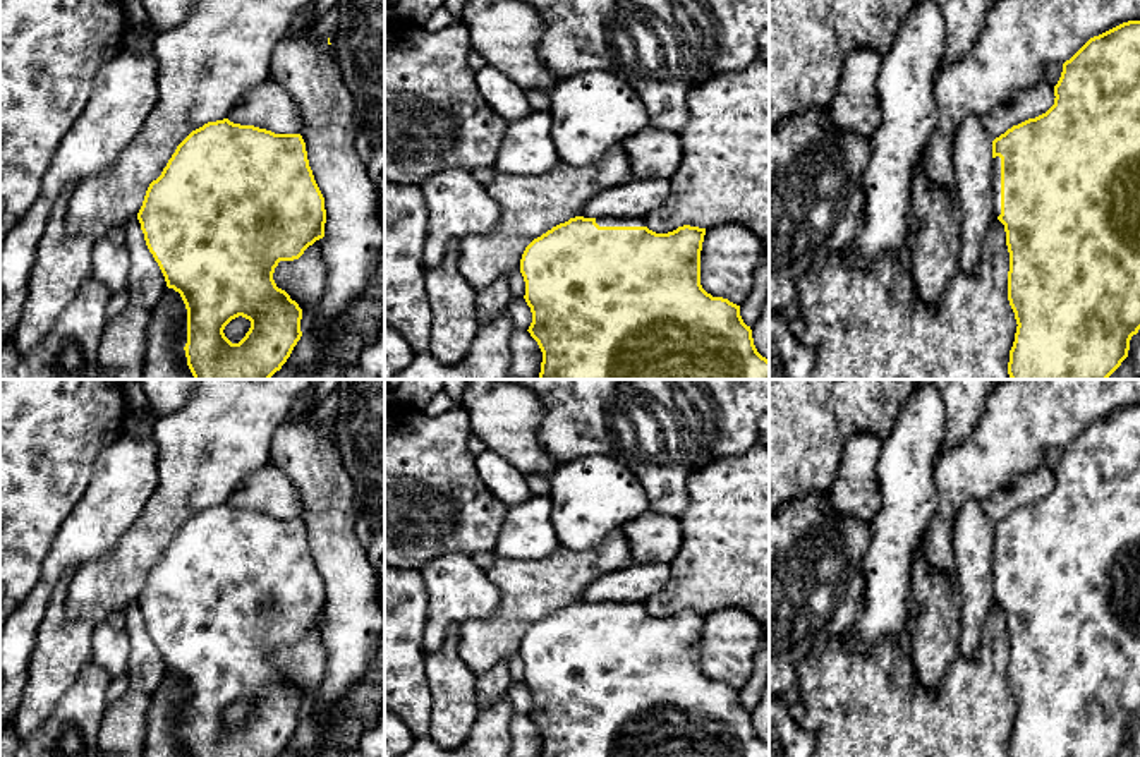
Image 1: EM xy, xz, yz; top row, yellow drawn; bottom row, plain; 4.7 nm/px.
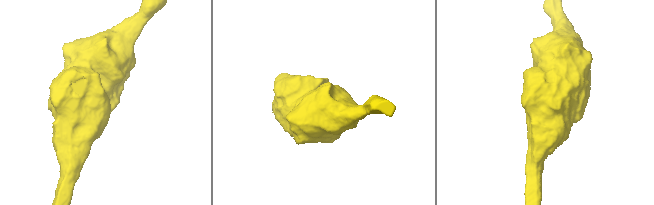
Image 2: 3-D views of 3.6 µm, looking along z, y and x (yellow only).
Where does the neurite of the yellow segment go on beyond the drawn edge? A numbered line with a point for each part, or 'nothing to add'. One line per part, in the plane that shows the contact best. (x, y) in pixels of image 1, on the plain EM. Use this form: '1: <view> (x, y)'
1: yz (996, 546)

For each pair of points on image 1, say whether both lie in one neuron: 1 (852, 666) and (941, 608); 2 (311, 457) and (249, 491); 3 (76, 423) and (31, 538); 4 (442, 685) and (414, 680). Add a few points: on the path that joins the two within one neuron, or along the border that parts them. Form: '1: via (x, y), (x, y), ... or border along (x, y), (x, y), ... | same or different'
1: border along (903, 635), (915, 675) | different
2: border along (270, 462), (289, 478), (301, 508) | different
3: via (55, 452), (55, 469), (31, 490), (31, 508) | same
4: border along (426, 654), (431, 723) | different

